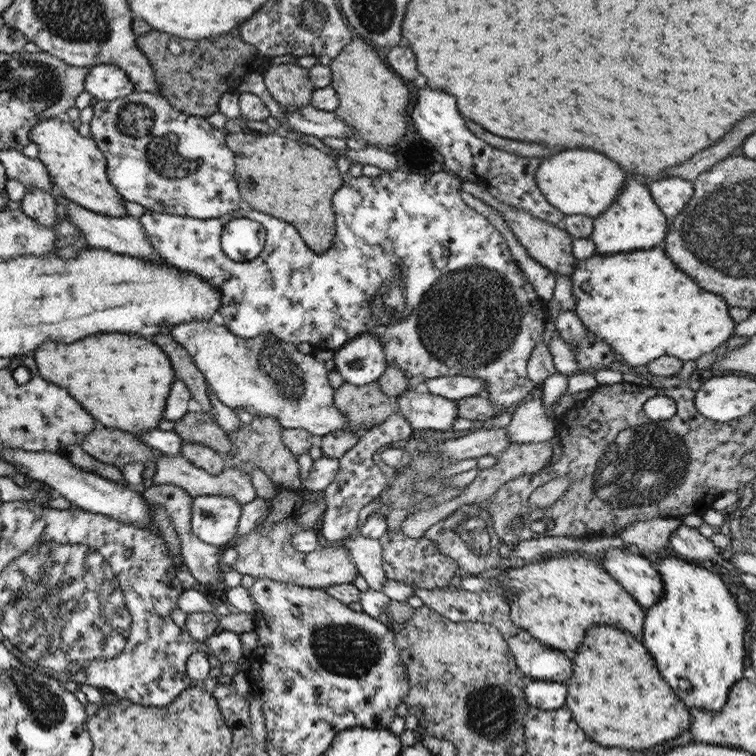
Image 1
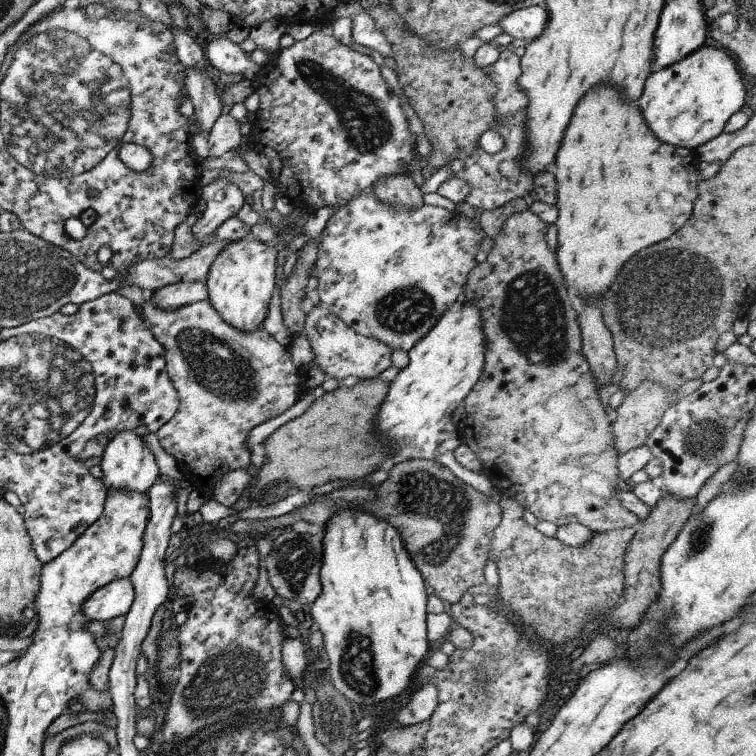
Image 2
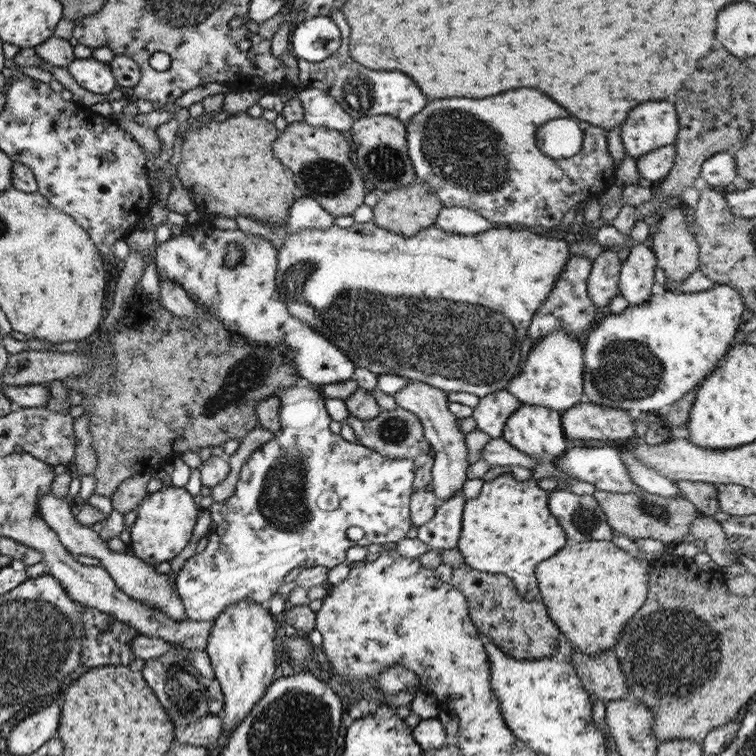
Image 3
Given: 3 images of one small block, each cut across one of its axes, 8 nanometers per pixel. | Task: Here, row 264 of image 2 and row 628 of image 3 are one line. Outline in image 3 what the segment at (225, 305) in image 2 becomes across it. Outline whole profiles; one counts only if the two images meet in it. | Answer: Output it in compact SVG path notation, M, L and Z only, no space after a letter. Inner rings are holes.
M253 601L235 602L213 620L204 651L223 696L223 731L220 734L225 732L230 735L274 681L277 663L273 639L278 623L279 620L270 615L266 605L255 604Z

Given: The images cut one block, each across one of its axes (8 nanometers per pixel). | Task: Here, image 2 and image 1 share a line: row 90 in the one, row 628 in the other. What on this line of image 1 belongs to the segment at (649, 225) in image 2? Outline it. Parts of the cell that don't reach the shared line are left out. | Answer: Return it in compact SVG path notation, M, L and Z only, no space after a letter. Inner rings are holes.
M593 626L573 656L573 676L564 683L564 708L593 742L630 751L649 750L683 734L690 715L683 701L659 678L647 650L613 626Z

